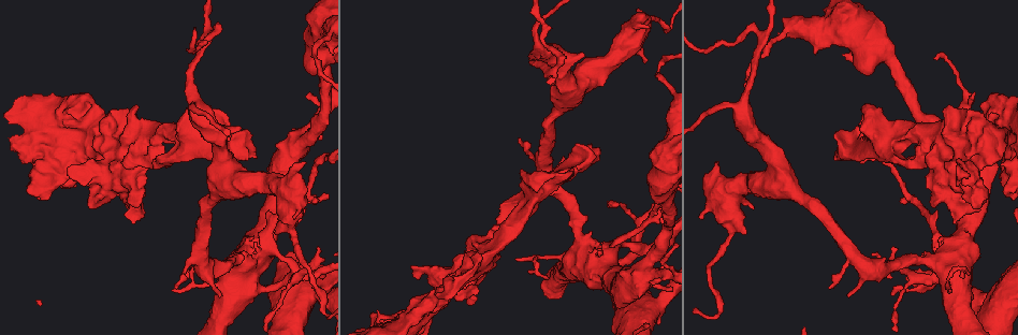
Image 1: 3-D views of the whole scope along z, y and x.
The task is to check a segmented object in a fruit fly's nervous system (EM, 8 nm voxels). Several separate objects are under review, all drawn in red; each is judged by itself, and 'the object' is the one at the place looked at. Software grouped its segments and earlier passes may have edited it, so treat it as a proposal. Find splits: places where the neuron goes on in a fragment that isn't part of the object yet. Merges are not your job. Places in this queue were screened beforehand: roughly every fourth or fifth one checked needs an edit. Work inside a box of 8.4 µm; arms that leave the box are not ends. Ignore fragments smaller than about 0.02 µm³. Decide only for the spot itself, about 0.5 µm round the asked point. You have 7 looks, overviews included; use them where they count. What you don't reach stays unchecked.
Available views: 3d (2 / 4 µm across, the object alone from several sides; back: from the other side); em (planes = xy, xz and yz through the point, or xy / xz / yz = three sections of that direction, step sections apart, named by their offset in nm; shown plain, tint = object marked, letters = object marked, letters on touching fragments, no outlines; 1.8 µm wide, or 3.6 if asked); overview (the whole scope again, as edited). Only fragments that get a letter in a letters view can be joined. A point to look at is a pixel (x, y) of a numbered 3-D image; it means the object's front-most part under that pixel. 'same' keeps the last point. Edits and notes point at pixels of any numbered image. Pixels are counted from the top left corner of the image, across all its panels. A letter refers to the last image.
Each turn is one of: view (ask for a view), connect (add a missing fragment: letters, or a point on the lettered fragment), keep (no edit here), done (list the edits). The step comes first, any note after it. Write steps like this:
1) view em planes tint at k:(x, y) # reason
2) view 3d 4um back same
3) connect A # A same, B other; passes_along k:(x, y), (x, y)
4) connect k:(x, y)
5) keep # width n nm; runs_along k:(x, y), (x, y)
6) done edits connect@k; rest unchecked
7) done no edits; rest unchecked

view 3d 2um at 1:(410, 265) # branch stops here

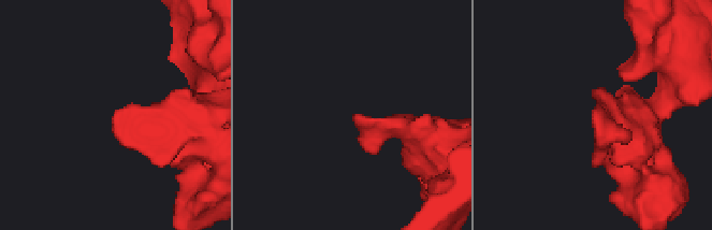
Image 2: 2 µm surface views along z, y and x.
view em planes letters at 2:(595, 114)

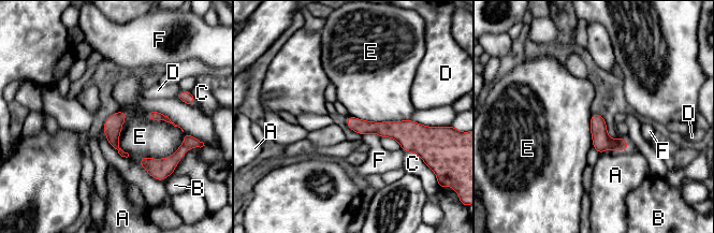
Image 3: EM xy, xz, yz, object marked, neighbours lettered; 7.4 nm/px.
keep # A other, B other, C other, D other, E other, F other; no lettered fragment goes on from it

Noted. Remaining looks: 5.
view em 3.6um planes letters at 1:(266, 248)

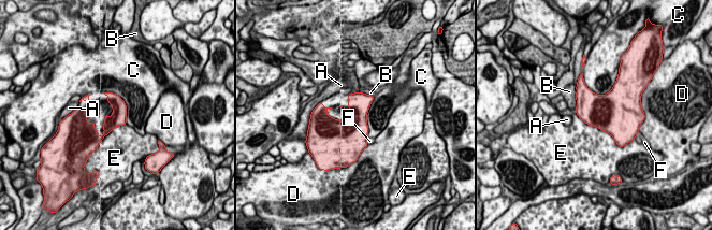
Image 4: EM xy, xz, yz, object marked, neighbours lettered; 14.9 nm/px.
keep # width 240 nm; A other, B other, C other, D other, E other, F other; border 4:(374, 96), (367, 112), (367, 137); none of them fits

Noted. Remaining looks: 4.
view 3d 4um back at 1:(241, 152) # abrupt turn

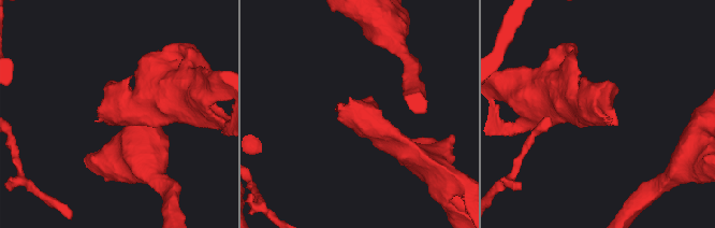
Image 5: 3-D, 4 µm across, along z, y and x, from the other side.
view em xy step 8 letters at 5:(360, 114)

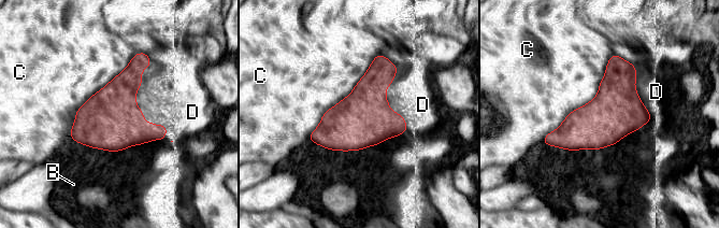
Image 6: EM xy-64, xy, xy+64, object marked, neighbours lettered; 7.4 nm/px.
view em xz step 8 letters same

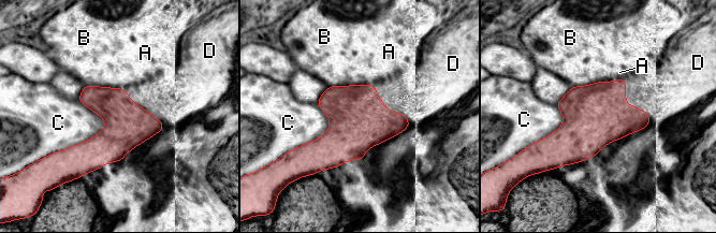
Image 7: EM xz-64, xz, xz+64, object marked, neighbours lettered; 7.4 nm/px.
connect D # A other, B other, C other, D same; it goes on there

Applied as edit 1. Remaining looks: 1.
done edits connect@7; rest unchecked

